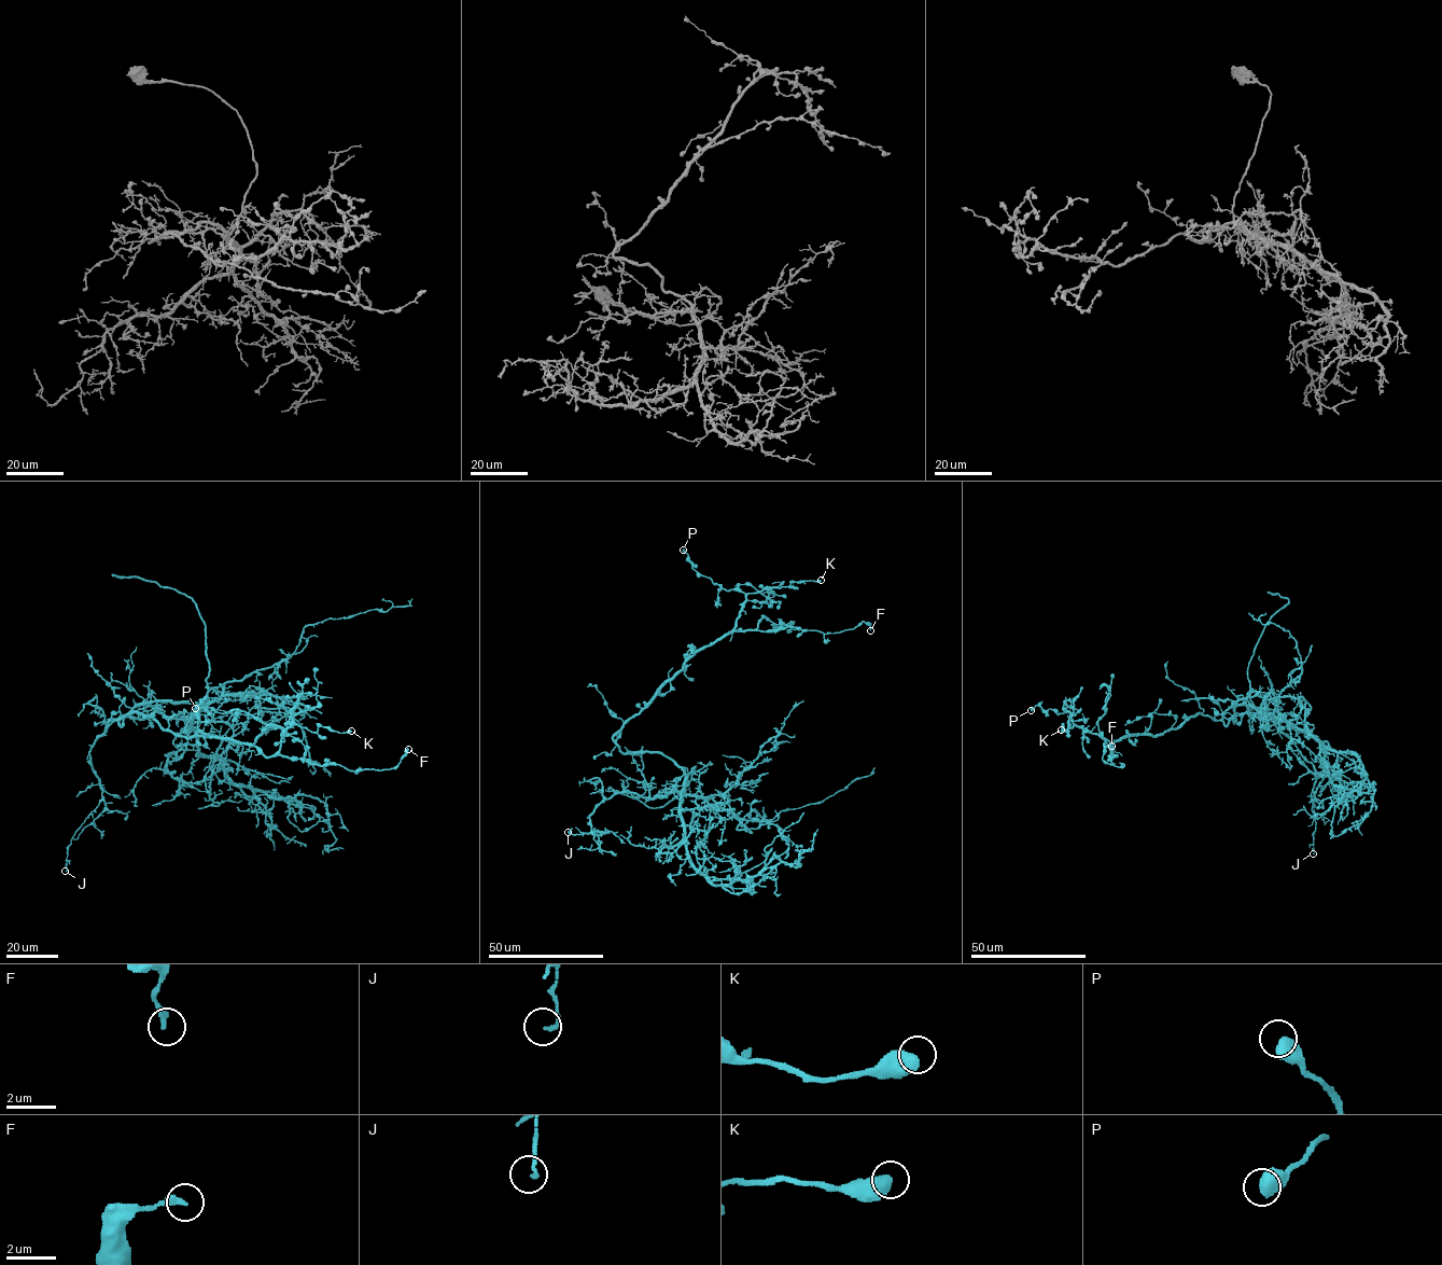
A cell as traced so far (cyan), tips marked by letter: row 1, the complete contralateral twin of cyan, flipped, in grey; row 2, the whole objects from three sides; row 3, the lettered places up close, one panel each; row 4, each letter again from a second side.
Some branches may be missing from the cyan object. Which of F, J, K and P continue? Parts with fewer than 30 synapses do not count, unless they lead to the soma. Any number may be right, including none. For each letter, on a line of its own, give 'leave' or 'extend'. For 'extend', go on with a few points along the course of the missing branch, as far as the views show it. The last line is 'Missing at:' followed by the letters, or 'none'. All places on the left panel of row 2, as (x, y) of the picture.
F: leave
J: leave
K: leave
P: leave
Missing at: none

